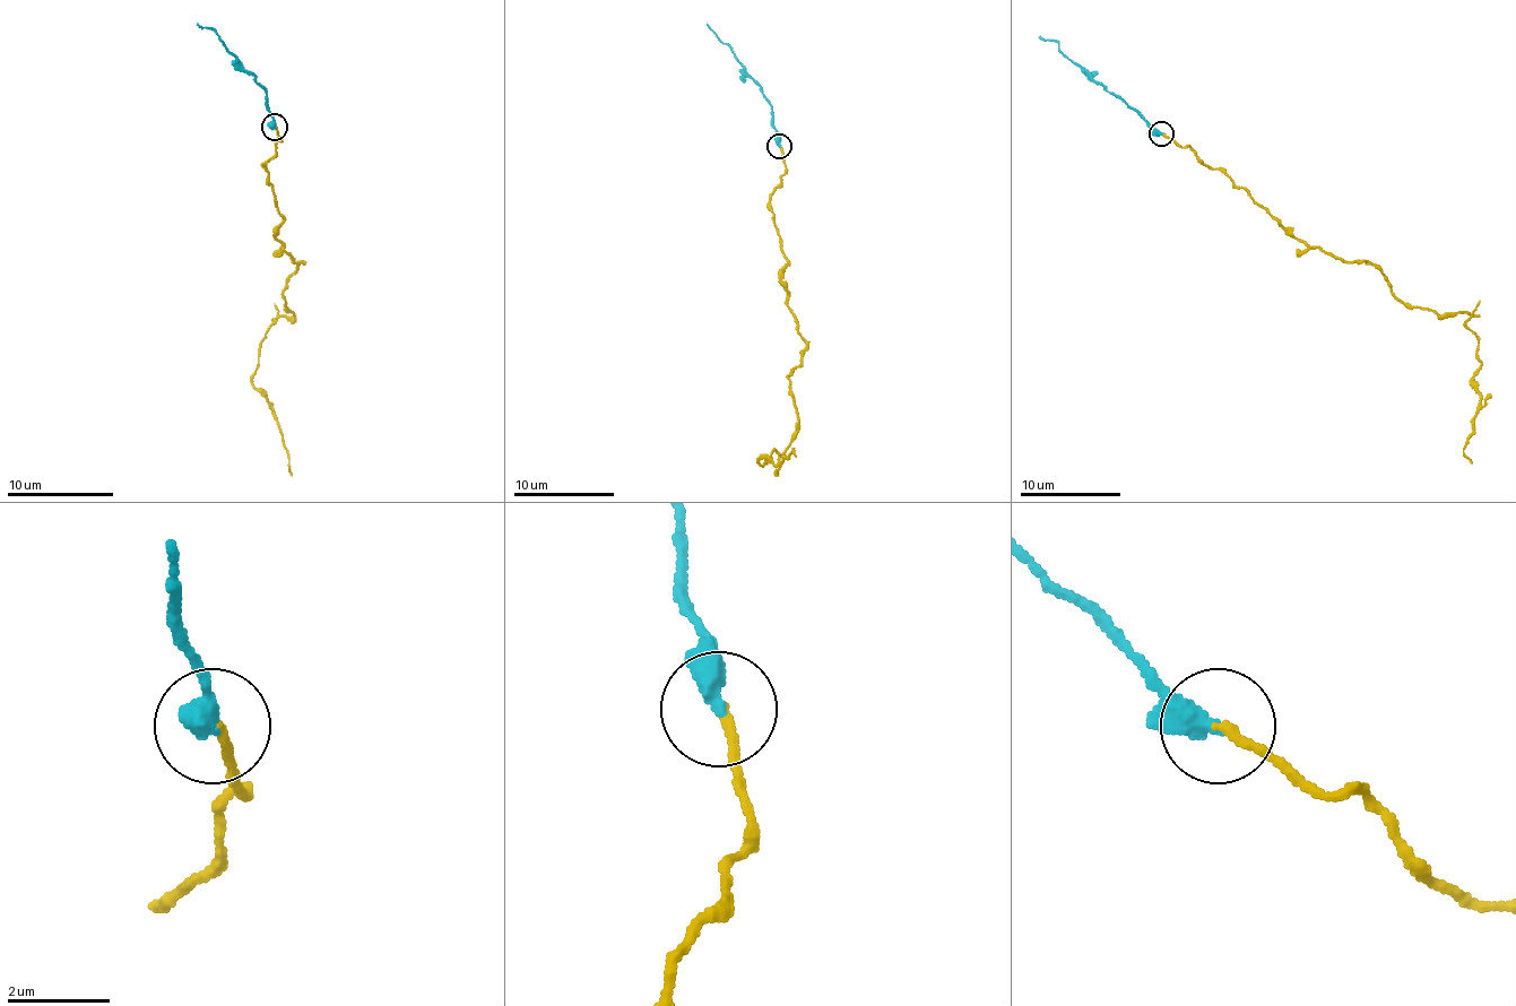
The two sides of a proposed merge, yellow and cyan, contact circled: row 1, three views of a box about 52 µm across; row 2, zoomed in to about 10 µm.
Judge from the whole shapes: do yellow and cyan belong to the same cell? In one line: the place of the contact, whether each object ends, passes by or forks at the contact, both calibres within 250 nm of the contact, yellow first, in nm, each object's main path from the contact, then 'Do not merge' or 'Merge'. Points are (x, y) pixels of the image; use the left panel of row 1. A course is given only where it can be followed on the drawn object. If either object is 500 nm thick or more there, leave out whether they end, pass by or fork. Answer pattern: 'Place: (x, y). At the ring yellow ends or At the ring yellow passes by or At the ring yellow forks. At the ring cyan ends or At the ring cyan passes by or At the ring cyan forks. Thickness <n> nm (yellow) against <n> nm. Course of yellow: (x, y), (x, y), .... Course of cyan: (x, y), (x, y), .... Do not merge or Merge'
Place: (274, 127). At the ring yellow ends. At the ring cyan ends. Thickness 180 nm (yellow) against 440 nm. Course of yellow: (274, 126), (276, 237), (303, 261), (287, 279), (295, 317), (260, 340), (252, 381), (292, 476). Course of cyan: (274, 126), (262, 89), (210, 28), (197, 25). Do not merge

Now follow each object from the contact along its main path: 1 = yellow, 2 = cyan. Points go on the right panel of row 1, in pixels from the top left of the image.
1: (1163, 132), (1296, 239), (1371, 263), (1401, 301), (1469, 315), (1479, 373), (1464, 449), (1471, 464)
2: (1161, 132), (1065, 55), (1053, 40), (1038, 37)

